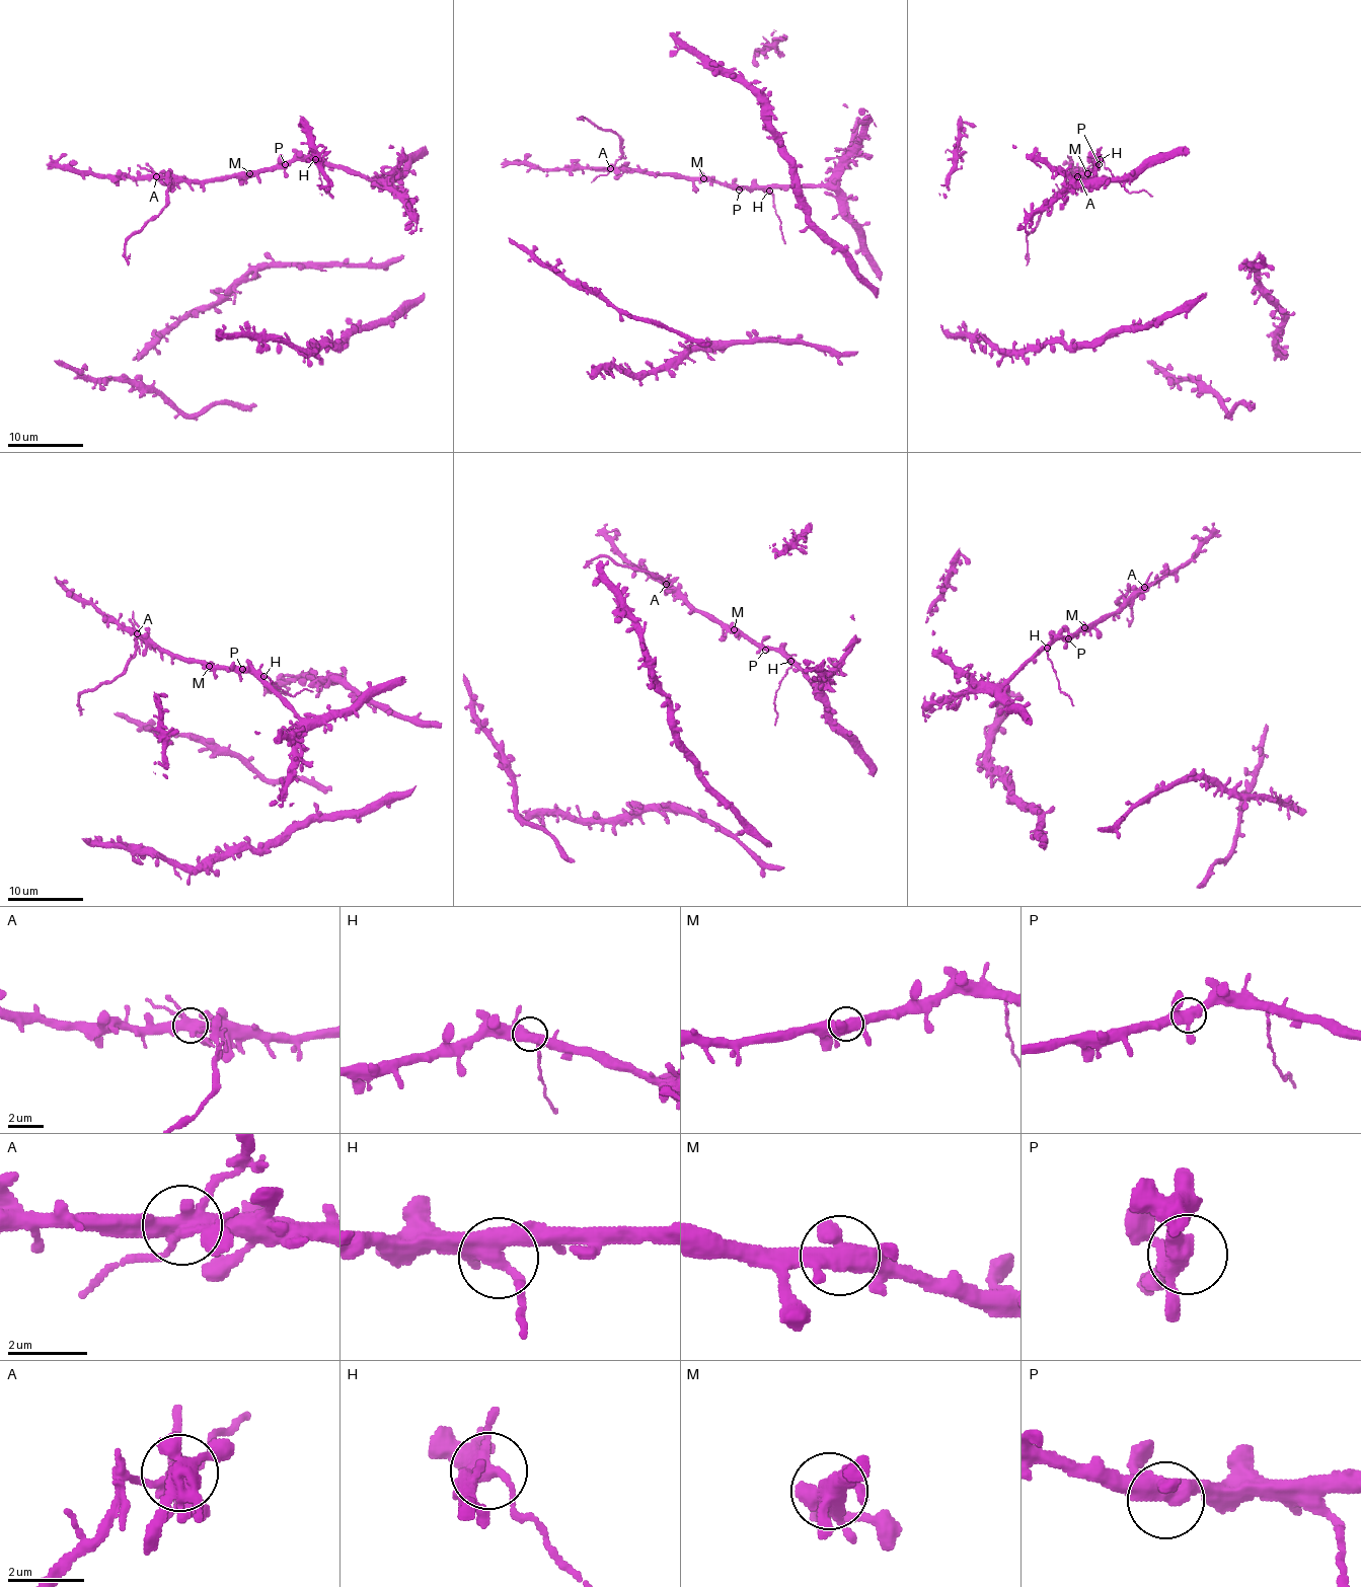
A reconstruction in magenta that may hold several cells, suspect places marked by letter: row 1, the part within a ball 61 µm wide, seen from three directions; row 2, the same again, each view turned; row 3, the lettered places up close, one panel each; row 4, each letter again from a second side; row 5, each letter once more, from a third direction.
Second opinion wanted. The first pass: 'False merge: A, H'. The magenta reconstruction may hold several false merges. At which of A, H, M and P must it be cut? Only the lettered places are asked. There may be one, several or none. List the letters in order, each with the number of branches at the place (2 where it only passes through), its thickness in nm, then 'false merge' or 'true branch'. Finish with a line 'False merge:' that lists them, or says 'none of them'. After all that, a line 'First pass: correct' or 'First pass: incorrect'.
A: 6 branches meet; 480 nm thick; false merge
H: 4 branches meet; 420 nm thick; false merge
M: 4 branches meet; 500 nm thick; true branch
P: 4 branches meet; 440 nm thick; true branch
False merge: A, H
First pass: correct

